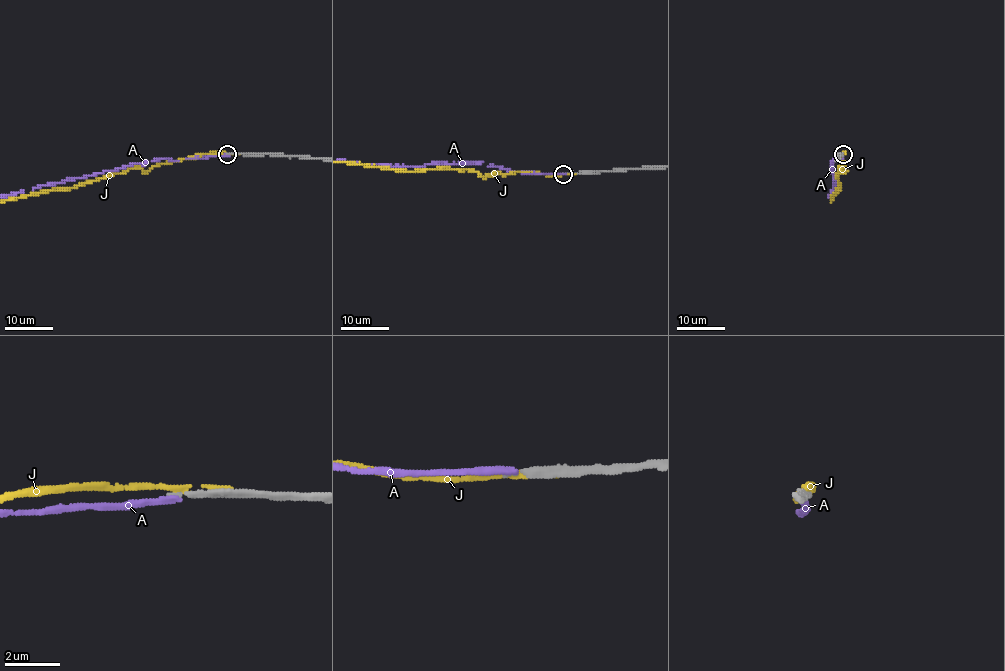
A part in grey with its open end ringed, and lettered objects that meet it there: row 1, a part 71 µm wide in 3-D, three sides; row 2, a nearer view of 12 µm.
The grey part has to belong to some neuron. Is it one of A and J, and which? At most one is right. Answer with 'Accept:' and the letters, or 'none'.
Accept: none

